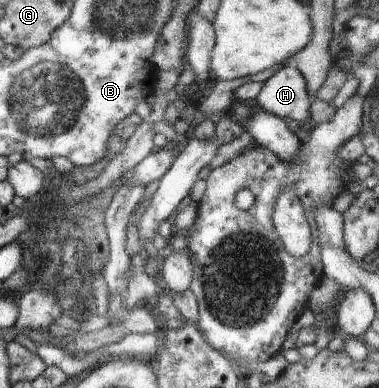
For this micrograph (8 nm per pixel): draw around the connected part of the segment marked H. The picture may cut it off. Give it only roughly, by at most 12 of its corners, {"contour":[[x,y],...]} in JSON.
{"contour":[[293,63],[264,82],[256,105],[311,125],[308,86]]}

